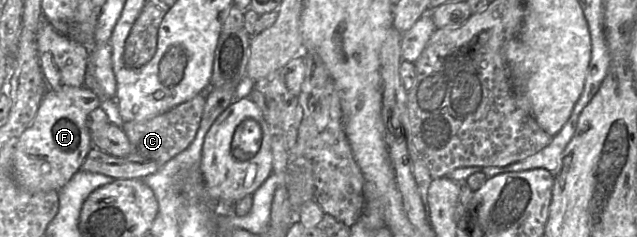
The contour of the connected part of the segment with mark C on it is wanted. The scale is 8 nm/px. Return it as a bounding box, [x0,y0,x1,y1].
[80,93,206,179]

